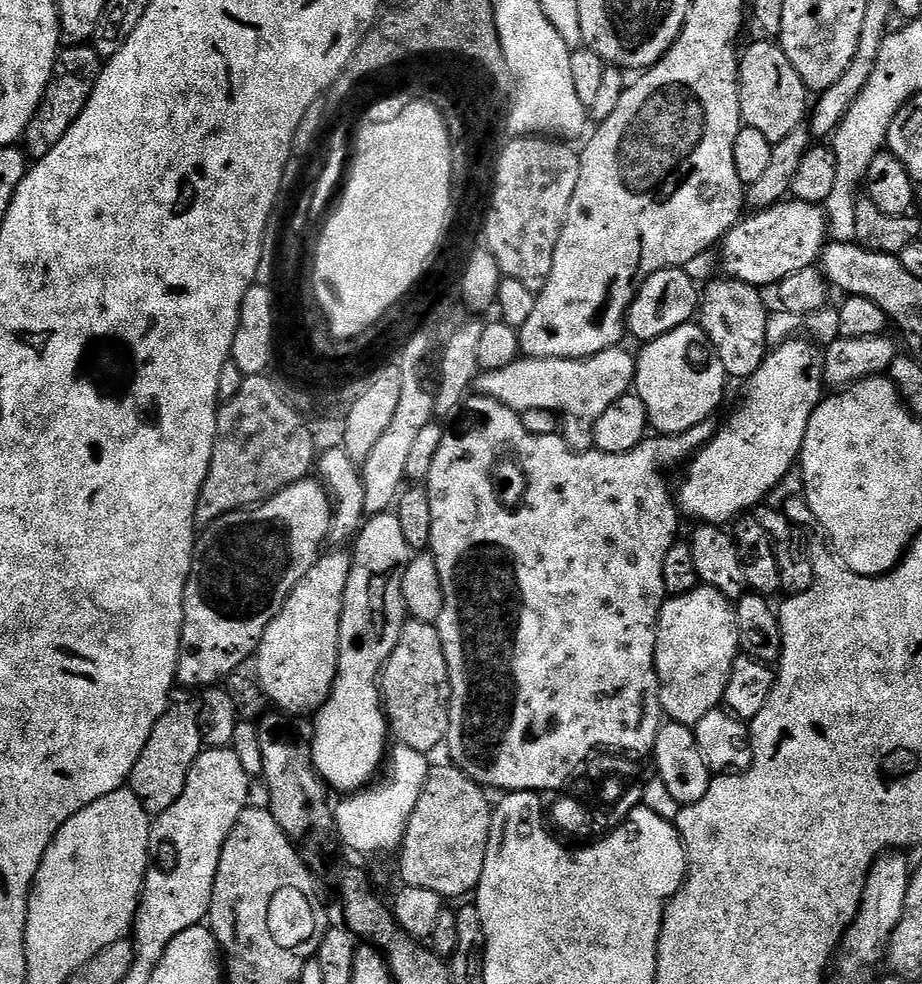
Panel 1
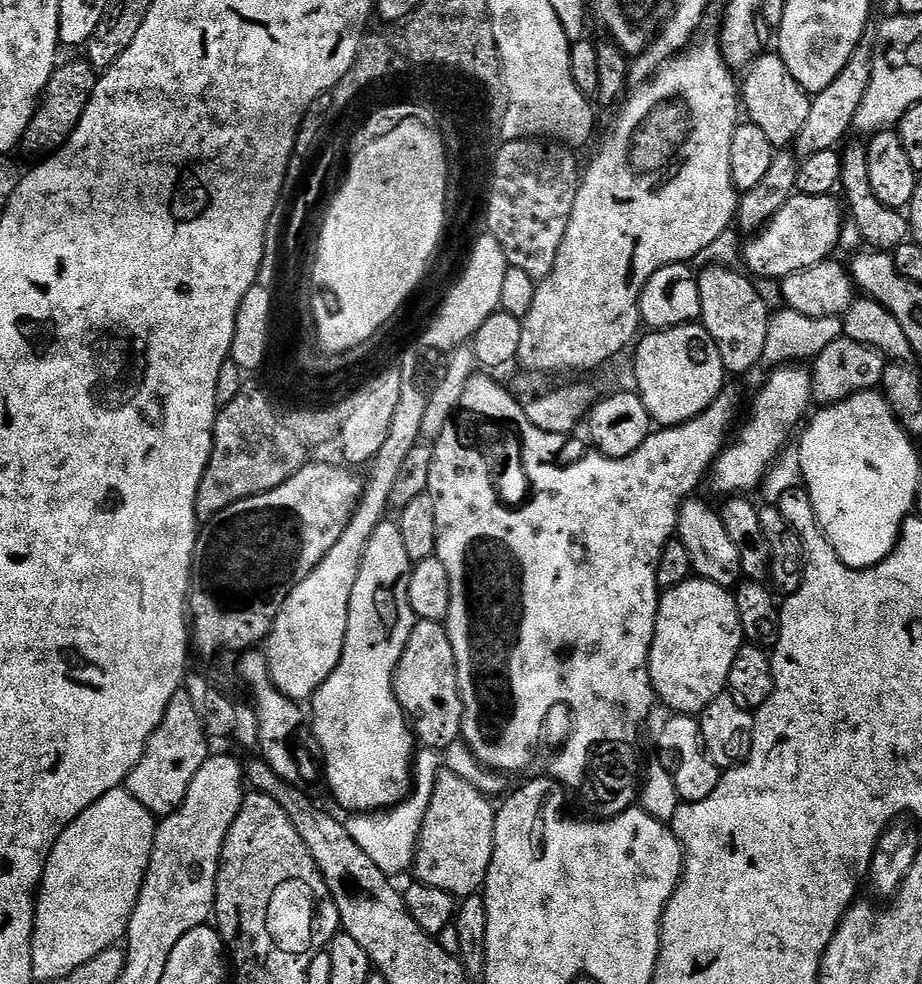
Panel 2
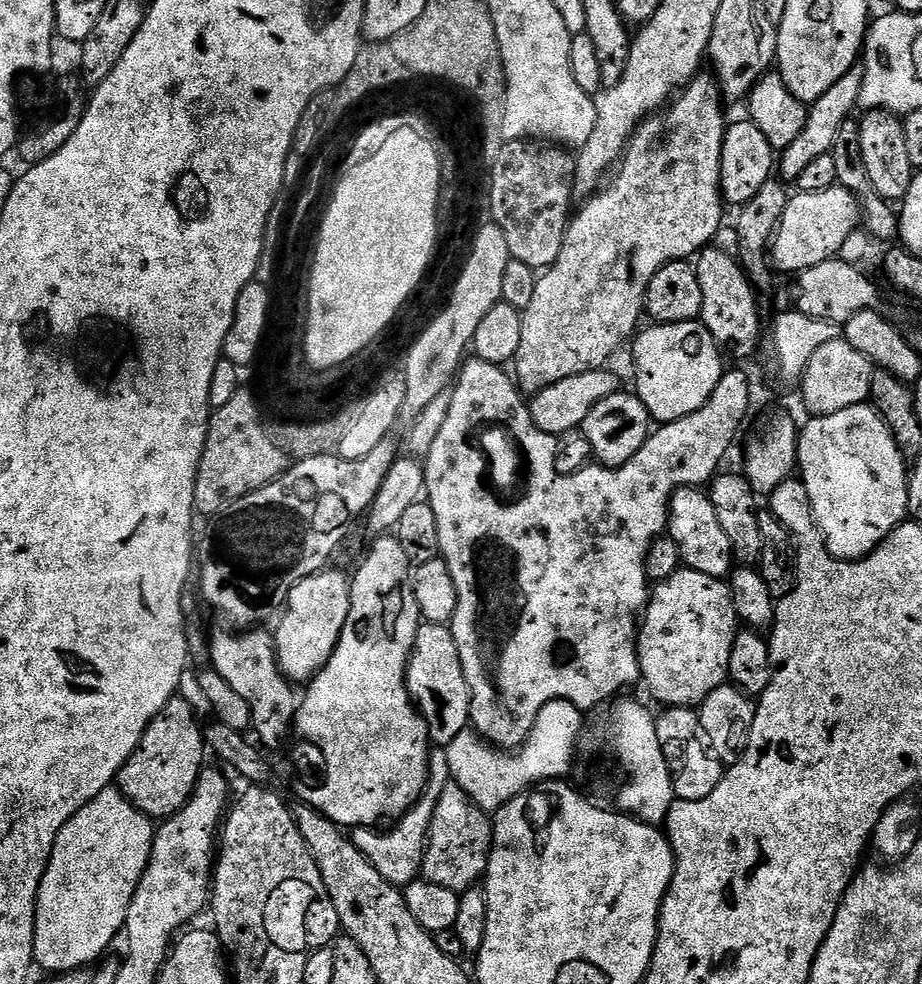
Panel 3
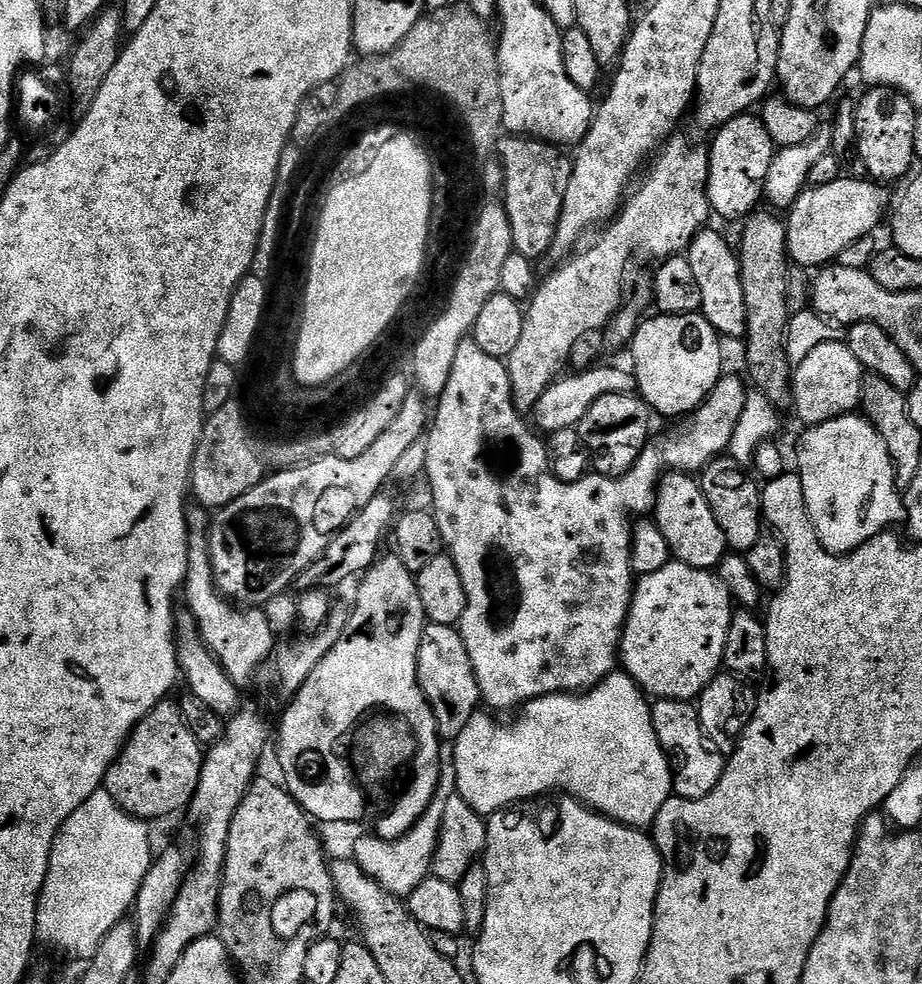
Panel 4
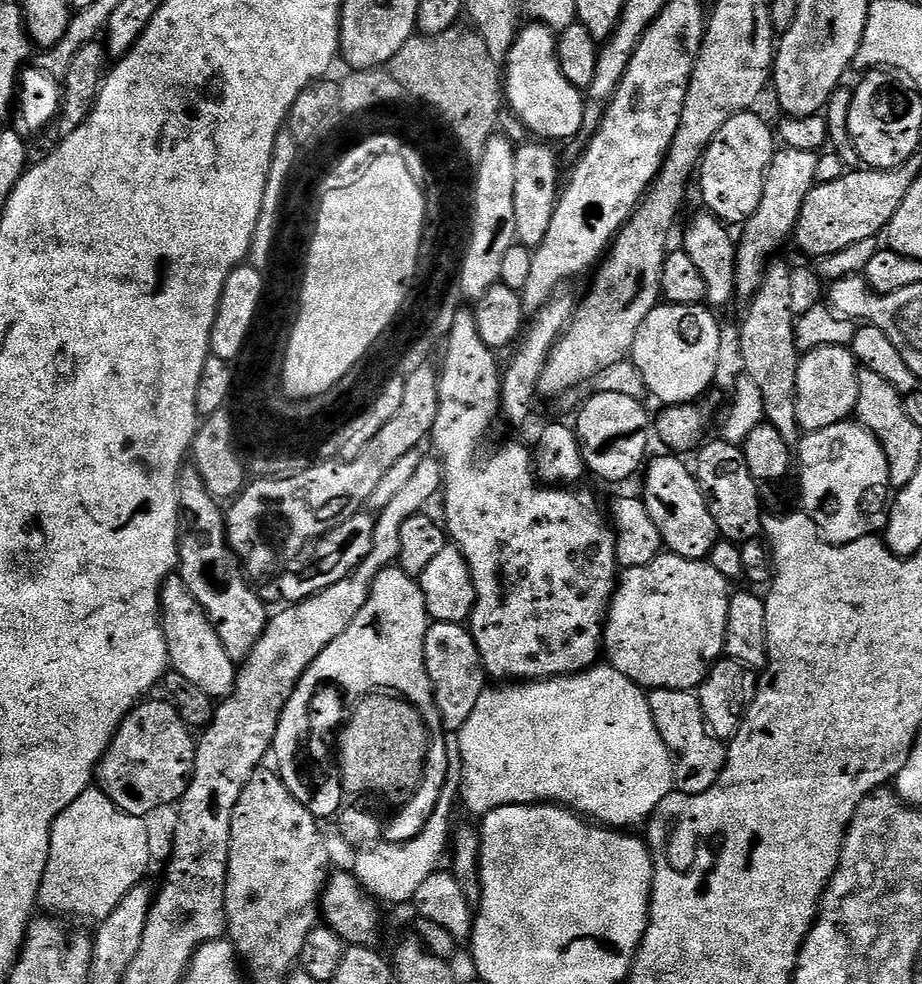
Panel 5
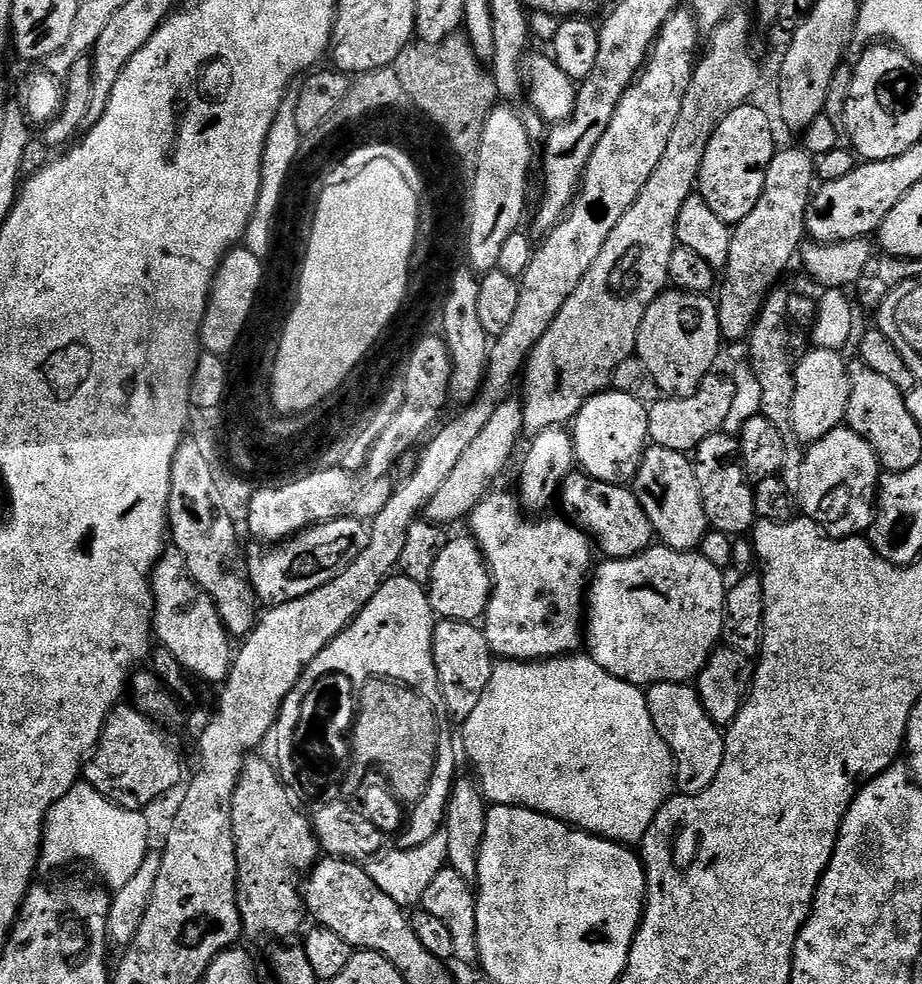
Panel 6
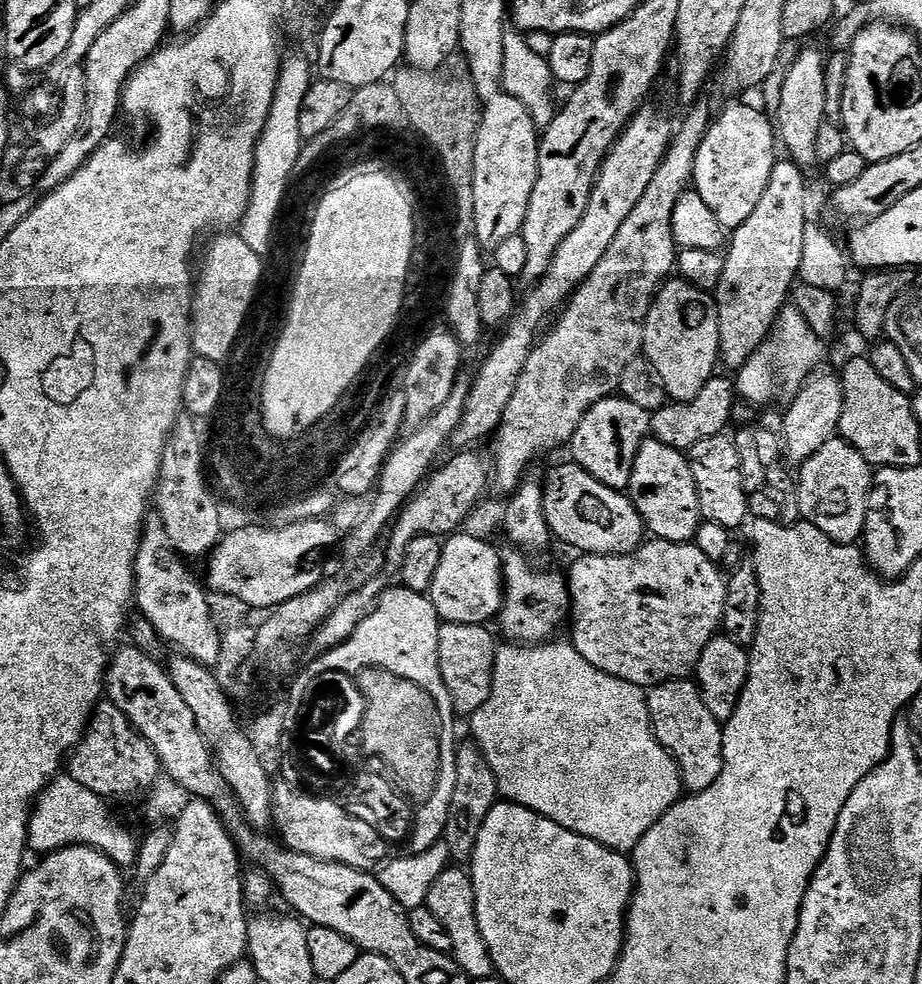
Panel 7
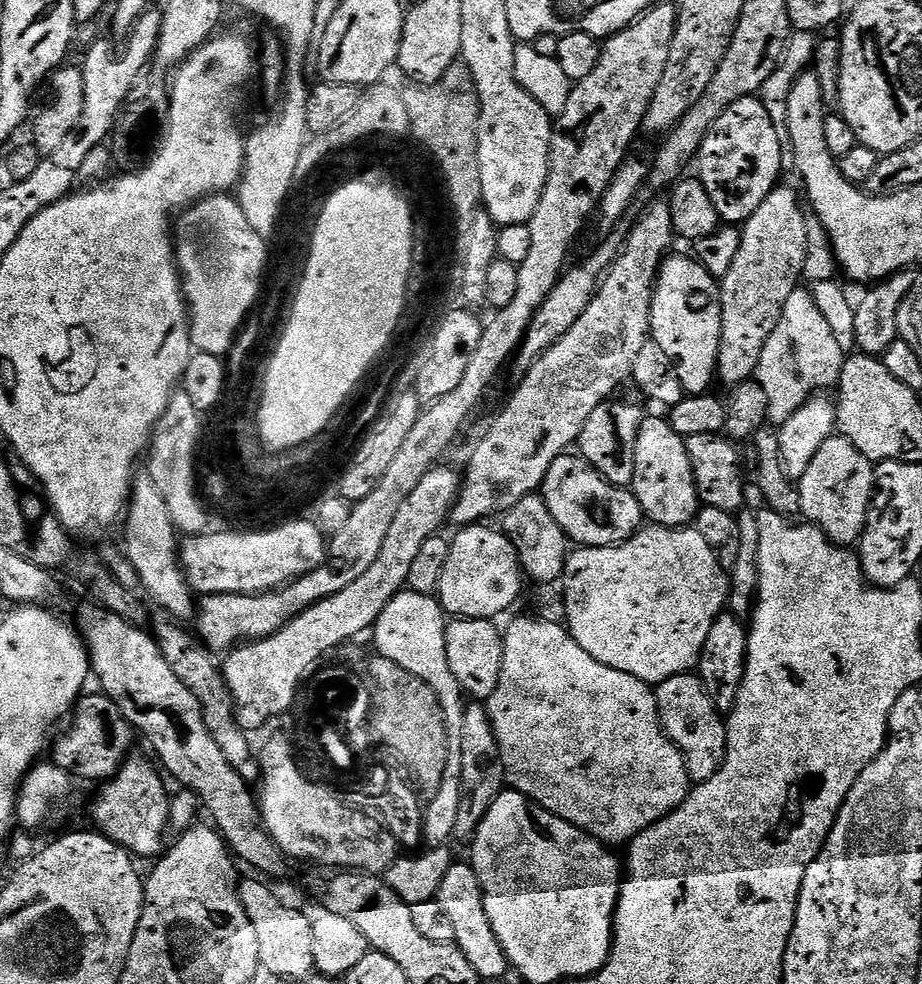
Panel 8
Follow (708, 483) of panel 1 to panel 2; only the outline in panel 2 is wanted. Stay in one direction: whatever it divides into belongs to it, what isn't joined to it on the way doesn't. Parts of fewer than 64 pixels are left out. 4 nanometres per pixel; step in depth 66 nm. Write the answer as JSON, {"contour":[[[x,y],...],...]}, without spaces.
{"contour":[[[779,366],[773,367],[768,373],[768,381],[761,386],[748,421],[739,425],[740,433],[738,428],[734,439],[712,463],[710,482],[712,478],[712,488],[720,498],[748,494],[751,493],[751,488],[752,491],[759,489],[764,475],[789,443],[788,435],[797,431],[796,423],[805,419],[804,411],[808,404],[813,403],[812,374],[807,367]]]}

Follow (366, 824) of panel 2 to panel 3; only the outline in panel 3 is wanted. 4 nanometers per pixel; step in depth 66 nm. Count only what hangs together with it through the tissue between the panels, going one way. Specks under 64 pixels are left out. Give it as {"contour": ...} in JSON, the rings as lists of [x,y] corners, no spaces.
{"contour":[[[433,747],[428,758],[428,781],[424,787],[424,792],[420,795],[414,807],[405,816],[401,816],[399,820],[395,821],[393,828],[396,829],[393,832],[375,832],[372,828],[357,827],[351,833],[350,839],[354,846],[373,864],[374,869],[382,874],[386,882],[397,886],[407,886],[421,875],[435,806],[437,806],[444,788],[448,786],[451,779],[450,766],[444,748]]]}

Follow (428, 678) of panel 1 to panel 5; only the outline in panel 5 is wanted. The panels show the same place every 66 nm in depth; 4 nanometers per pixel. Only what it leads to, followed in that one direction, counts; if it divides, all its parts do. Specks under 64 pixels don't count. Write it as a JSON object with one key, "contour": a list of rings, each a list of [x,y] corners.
{"contour":[[[429,623],[424,643],[424,661],[430,674],[432,693],[436,696],[442,728],[452,734],[459,733],[460,728],[466,726],[466,718],[470,718],[474,705],[478,703],[478,698],[482,698],[486,687],[484,663],[471,631],[464,624]]]}

